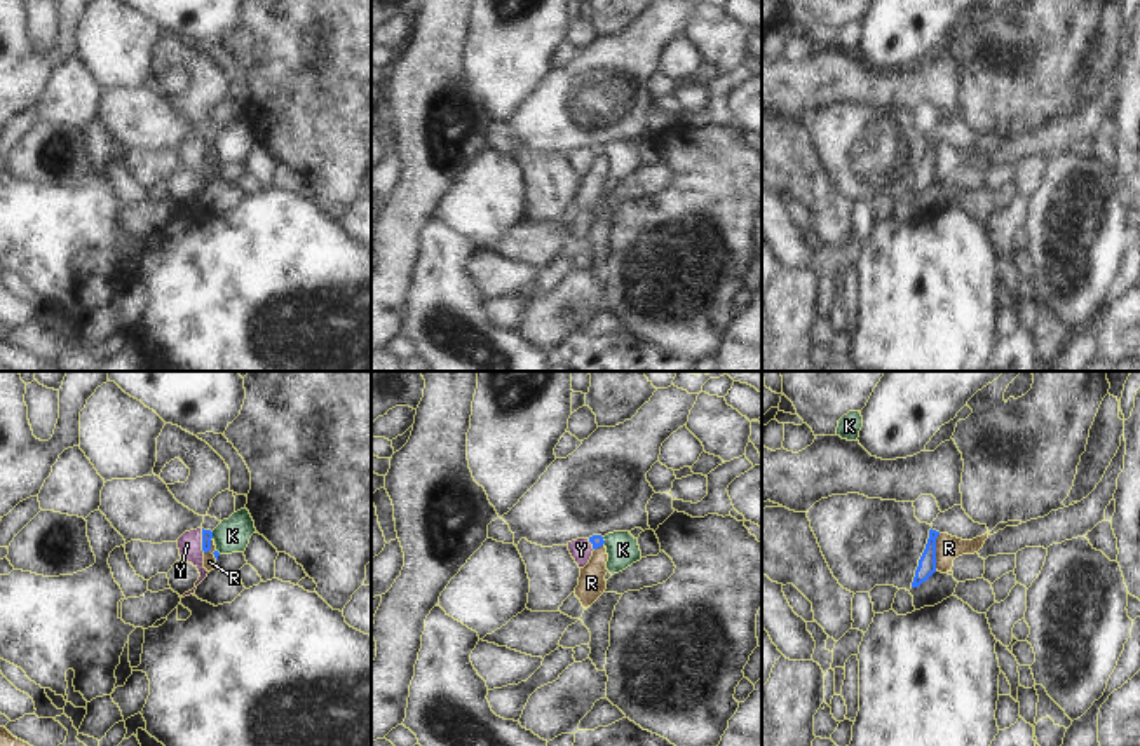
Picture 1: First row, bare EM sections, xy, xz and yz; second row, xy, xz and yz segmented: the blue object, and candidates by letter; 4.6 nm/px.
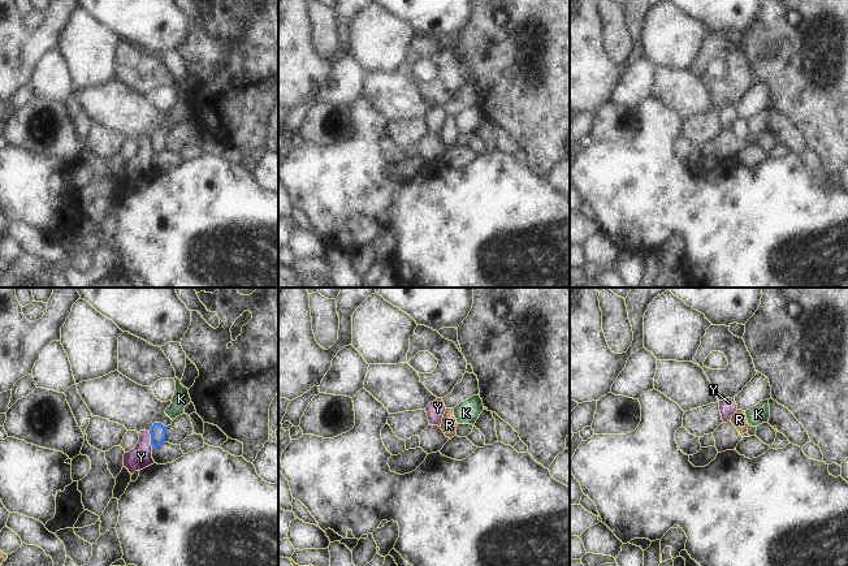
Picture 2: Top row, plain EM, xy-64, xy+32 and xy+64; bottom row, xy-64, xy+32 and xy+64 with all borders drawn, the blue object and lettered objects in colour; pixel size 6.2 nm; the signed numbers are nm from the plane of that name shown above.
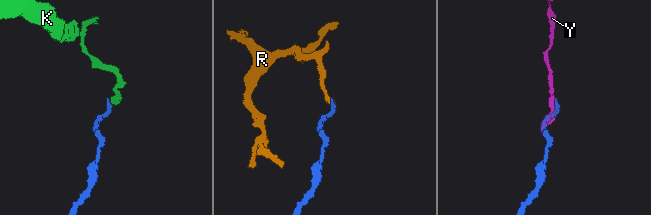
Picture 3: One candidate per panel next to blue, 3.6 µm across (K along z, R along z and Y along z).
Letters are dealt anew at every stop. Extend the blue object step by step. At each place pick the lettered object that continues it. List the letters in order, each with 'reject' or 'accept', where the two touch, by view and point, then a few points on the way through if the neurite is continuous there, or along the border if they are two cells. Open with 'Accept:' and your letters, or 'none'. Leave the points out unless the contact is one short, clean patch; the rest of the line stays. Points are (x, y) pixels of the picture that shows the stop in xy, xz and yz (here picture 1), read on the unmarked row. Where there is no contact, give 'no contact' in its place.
Accept: none
K: reject; meets blue in xy at (211, 145); border along xy (211, 142), (213, 147)
R: reject; meets blue in yz at (935, 161); border along yz (940, 143), (936, 149), (935, 178)
Y: reject; meets blue in xy at (203, 150)

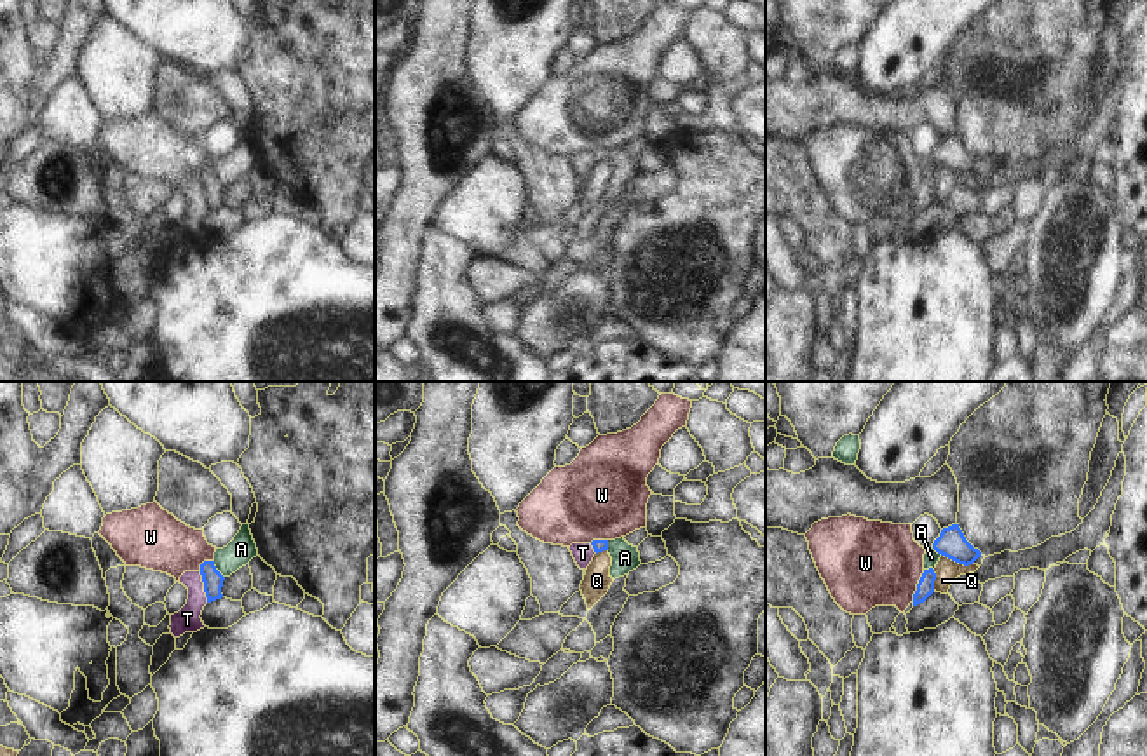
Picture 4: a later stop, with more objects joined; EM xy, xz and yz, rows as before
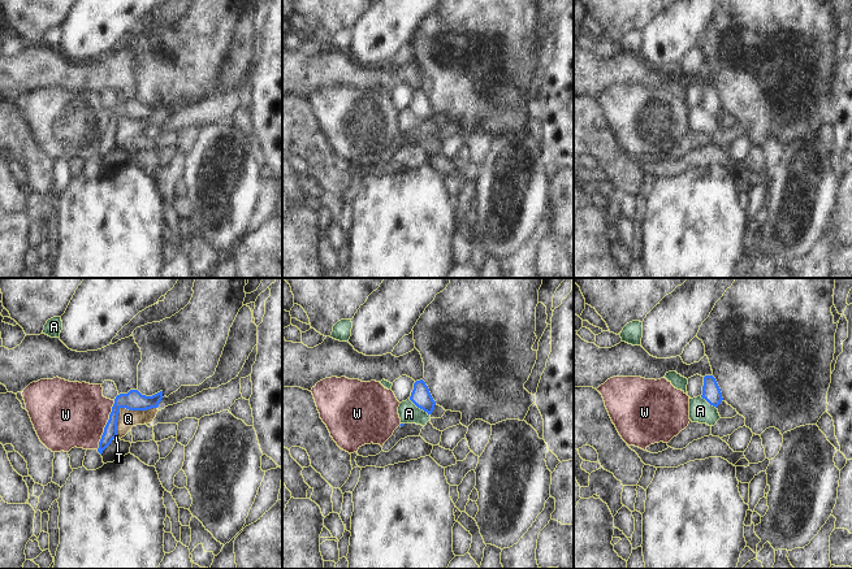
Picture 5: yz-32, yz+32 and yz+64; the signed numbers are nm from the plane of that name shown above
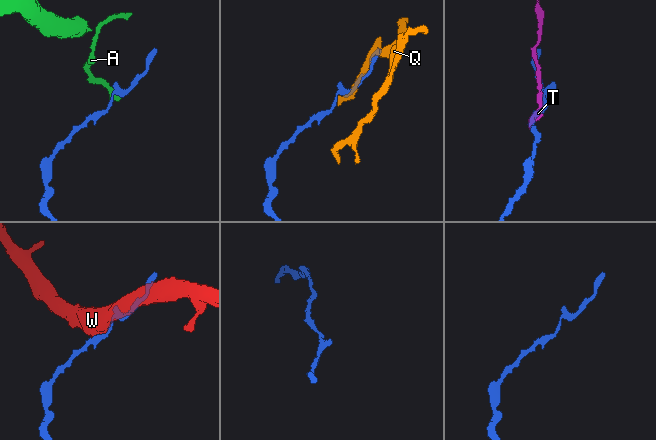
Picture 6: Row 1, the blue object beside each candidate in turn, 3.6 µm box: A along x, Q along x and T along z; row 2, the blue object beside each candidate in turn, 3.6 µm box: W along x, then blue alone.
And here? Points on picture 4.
Accept: none
A: reject; meets blue in xy at (217, 180); border along xy (213, 171), (223, 187)
Q: reject; meets blue in yz at (957, 171)
T: reject; meets blue in xy at (204, 197)
W: reject; meets blue in yz at (917, 195); border along yz (924, 180), (912, 209)

